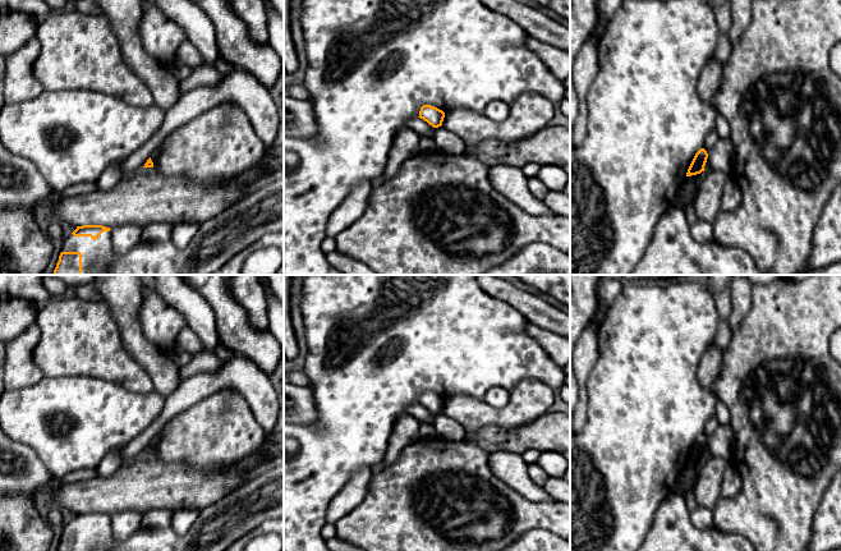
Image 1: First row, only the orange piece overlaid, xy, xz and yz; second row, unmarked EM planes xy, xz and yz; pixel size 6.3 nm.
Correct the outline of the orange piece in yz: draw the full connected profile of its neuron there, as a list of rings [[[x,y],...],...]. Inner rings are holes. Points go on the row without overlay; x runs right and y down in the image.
[[[700,435],[695,440],[695,442],[688,455],[686,463],[697,462],[697,460],[700,460],[702,458],[704,458],[707,445],[708,445],[707,437],[704,435]]]

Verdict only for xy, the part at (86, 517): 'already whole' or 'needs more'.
needs more

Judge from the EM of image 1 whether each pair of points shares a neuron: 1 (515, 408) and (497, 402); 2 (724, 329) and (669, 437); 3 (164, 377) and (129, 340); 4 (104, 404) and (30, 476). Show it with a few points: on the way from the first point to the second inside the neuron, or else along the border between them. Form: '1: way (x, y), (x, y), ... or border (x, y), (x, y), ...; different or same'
1: border (510, 391), (510, 399), (500, 408), (483, 399); different
2: border (720, 321), (712, 343); different
3: way (159, 368), (138, 348); same
4: border (21, 442), (30, 446), (58, 478); different

